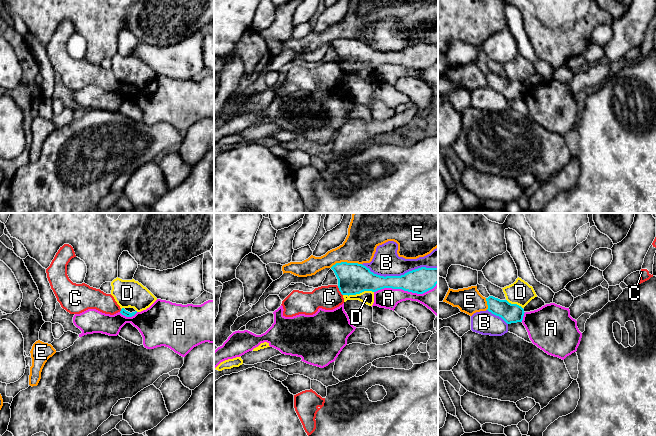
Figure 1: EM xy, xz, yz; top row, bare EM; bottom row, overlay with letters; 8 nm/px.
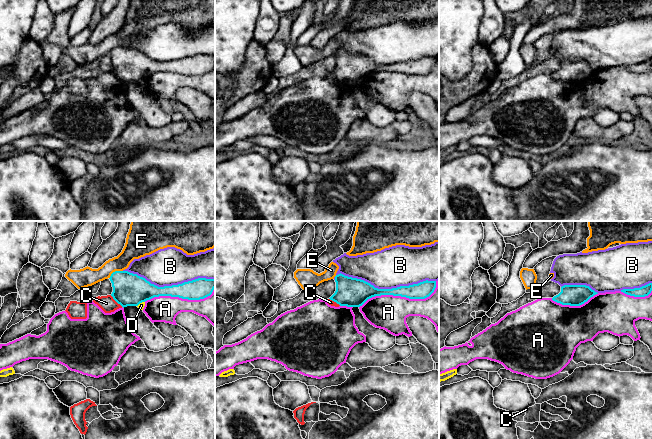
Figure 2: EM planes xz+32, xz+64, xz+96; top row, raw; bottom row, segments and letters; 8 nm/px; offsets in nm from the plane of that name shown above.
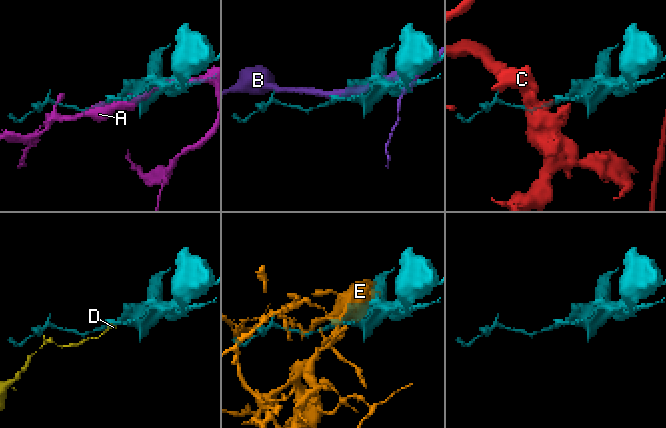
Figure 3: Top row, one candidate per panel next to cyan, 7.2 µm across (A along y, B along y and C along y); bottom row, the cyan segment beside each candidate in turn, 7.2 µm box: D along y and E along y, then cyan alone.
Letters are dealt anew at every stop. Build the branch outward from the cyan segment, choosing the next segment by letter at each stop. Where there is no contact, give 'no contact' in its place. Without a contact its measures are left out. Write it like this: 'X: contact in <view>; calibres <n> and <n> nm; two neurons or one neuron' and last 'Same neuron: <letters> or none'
A: contact in xz; calibres 200 and 180 nm; two neurons
B: contact in xz; calibres 200 and 220 nm; two neurons
C: contact in xz; calibres 260 and 190 nm; two neurons
D: contact in xz; calibres 260 and 110 nm; two neurons
E: contact in xz; calibres 260 and 260 nm; two neurons
Same neuron: none

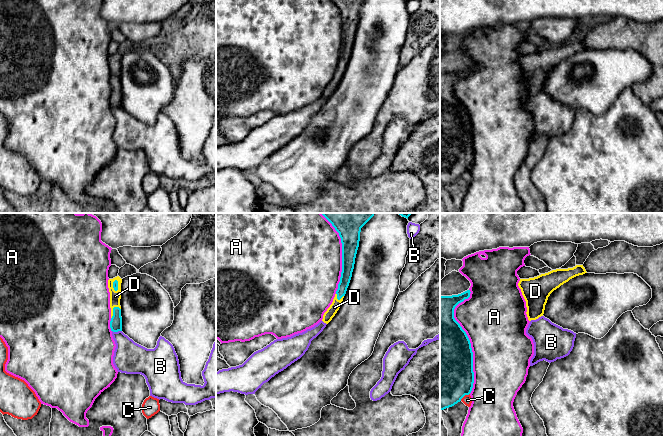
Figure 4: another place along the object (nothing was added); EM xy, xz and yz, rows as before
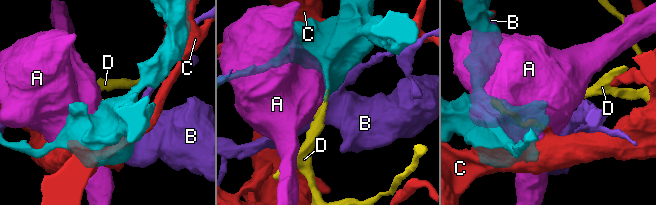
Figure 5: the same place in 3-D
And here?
A: contact in yz; calibres 500 and 500 nm; two neurons
B: contact in xy; calibres 100 and 260 nm; two neurons
C: contact in yz; calibres 500 and 70 nm; two neurons
D: contact in xy; calibres 100 and 90 nm; one neuron
Same neuron: D

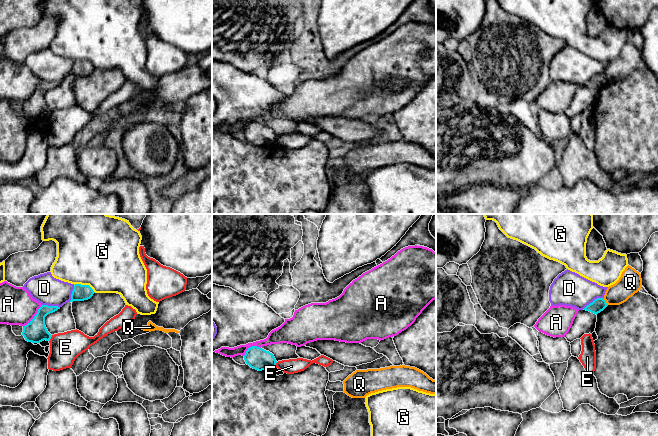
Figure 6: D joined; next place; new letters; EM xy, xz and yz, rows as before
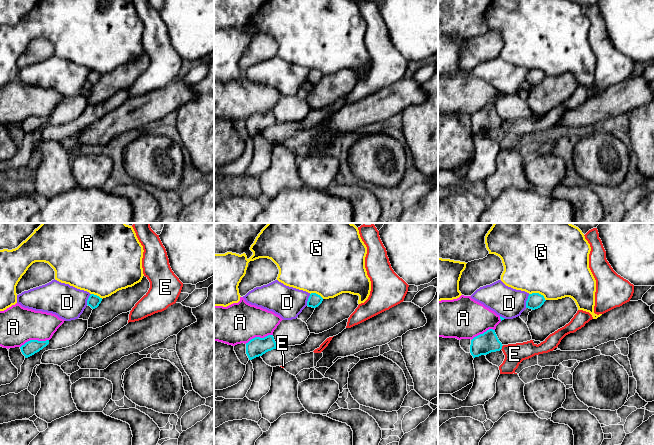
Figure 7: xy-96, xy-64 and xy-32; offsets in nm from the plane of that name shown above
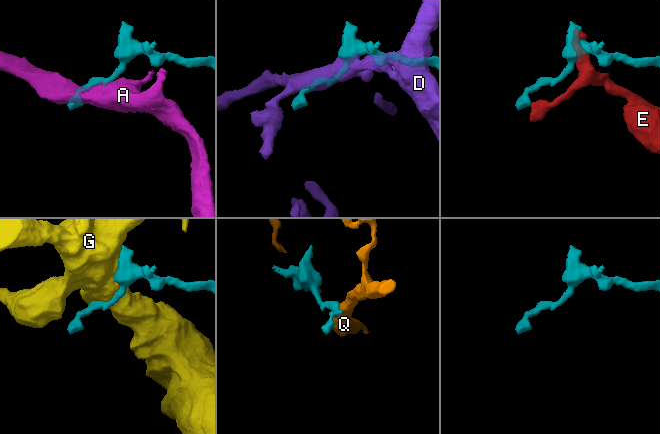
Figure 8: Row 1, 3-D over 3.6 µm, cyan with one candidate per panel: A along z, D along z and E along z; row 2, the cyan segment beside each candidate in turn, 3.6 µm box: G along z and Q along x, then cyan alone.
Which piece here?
A: contact in xy; calibres 170 and 280 nm; two neurons
D: contact in yz; calibres 110 and 280 nm; two neurons
E: contact in xy; calibres 170 and 240 nm; two neurons
G: contact in xy; calibres 130 and 500 nm; two neurons
Q: contact in yz; calibres 110 and 180 nm; two neurons
Same neuron: none

